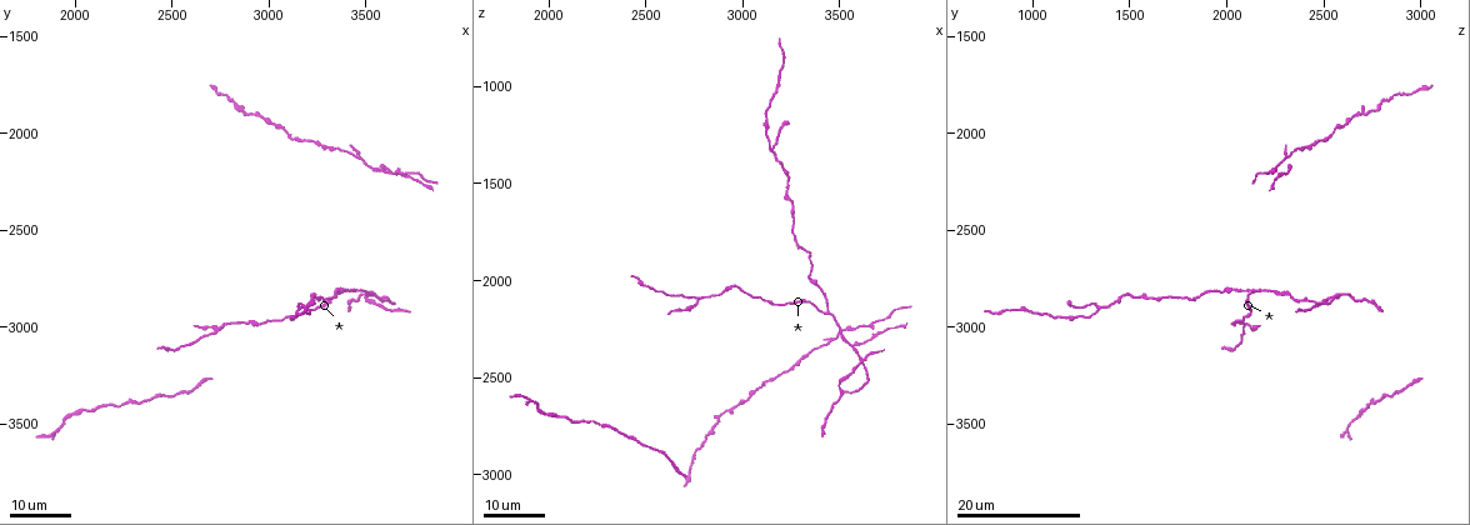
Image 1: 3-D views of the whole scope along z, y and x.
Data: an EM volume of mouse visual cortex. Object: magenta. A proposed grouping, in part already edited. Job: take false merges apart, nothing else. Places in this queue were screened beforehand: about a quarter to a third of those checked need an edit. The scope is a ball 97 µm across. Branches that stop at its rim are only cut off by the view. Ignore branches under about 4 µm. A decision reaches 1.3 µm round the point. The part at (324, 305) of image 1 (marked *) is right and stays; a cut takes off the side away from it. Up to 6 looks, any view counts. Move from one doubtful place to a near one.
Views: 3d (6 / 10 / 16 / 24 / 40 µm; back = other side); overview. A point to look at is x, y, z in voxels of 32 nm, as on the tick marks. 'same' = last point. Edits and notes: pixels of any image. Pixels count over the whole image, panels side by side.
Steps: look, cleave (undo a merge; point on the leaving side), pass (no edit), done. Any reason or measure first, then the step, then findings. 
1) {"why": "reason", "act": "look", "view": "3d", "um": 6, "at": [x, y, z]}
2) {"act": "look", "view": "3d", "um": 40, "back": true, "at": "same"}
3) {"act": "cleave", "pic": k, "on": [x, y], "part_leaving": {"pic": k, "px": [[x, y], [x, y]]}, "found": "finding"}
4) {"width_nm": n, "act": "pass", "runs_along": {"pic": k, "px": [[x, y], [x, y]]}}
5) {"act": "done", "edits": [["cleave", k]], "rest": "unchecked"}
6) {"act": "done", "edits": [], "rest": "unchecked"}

{"act": "look", "view": "3d", "um": 24, "at": [2760, 3000, 2100]}

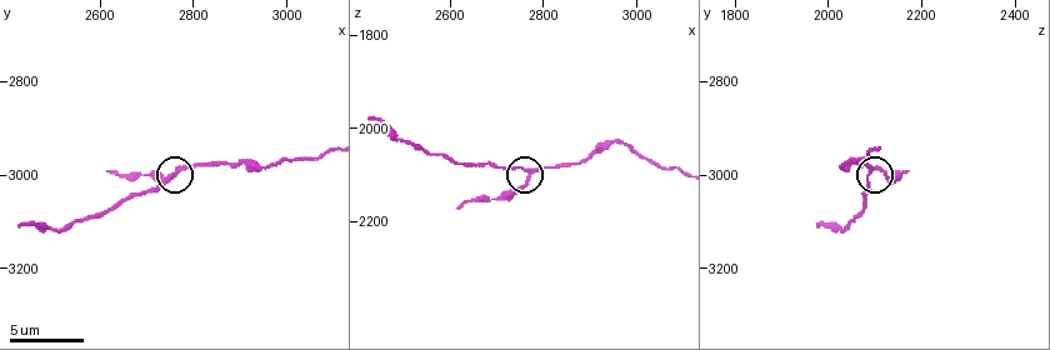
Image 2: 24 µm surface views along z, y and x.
{"act": "look", "view": "3d", "um": 10, "at": [2765, 2990, 2095]}

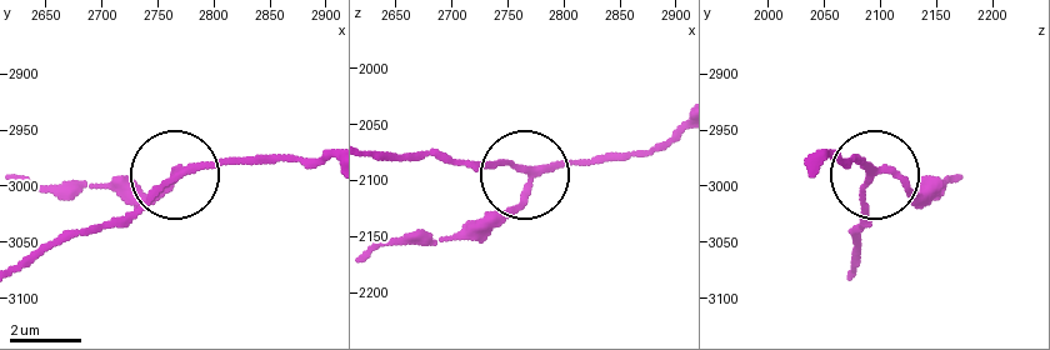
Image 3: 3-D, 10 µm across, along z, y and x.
{"act": "pass", "runs_along": {"pic": 3, "px": [[321, 161], [196, 161], [100, 230]]}, "found": "continuous, no second neuron"}

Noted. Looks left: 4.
{"why": "sudden change in width", "act": "look", "view": "3d", "um": 24, "at": [3530, 2180, 2260]}

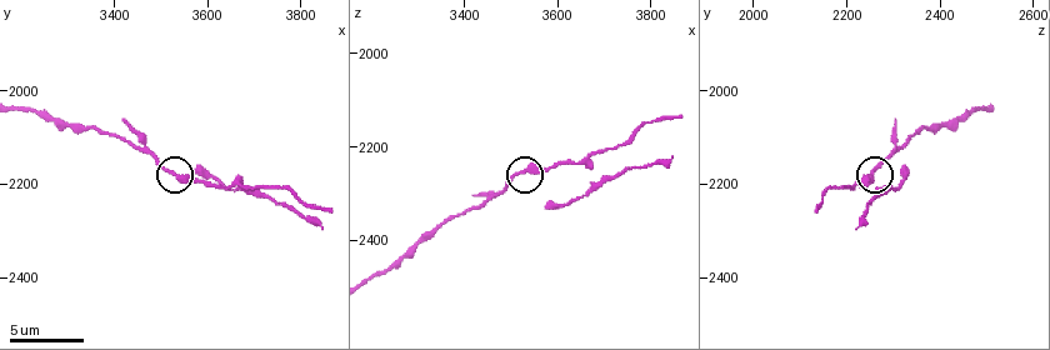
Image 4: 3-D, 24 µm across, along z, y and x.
{"act": "look", "view": "3d", "um": 10, "at": [3535, 2185, 2245]}

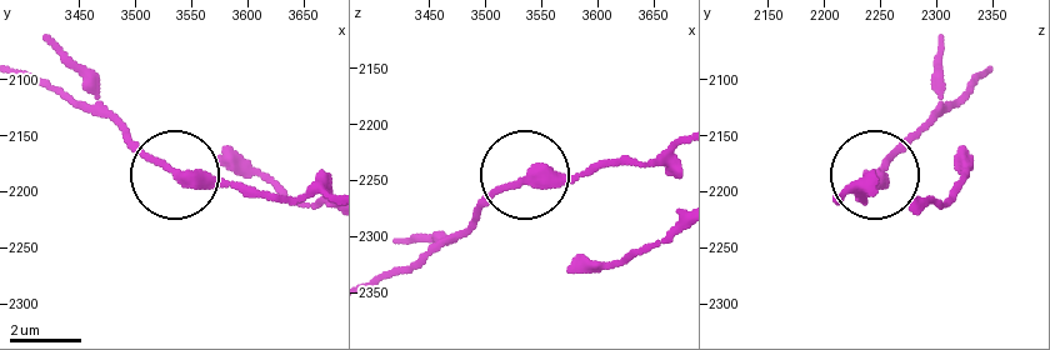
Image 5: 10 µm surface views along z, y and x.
{"act": "look", "view": "3d", "um": 10, "back": true, "at": [3530, 2180, 2250]}

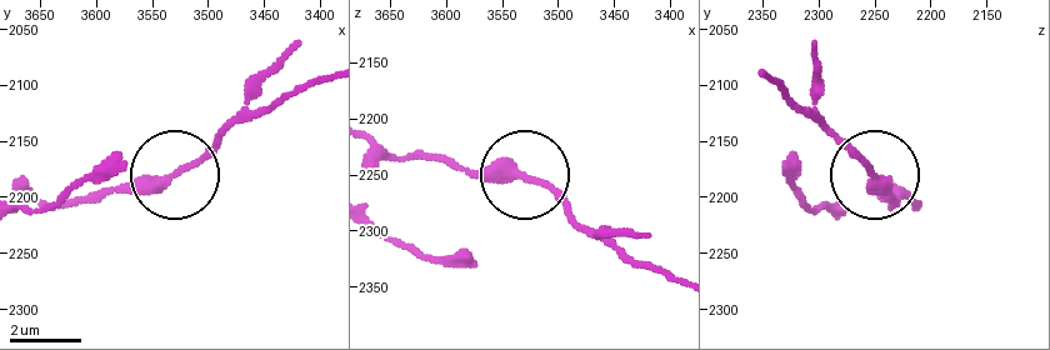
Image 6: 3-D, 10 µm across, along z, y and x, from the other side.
{"width_nm": 280, "act": "pass", "found": "one neuron here"}

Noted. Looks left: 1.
{"act": "done", "edits": [], "rest": "unchecked"}

